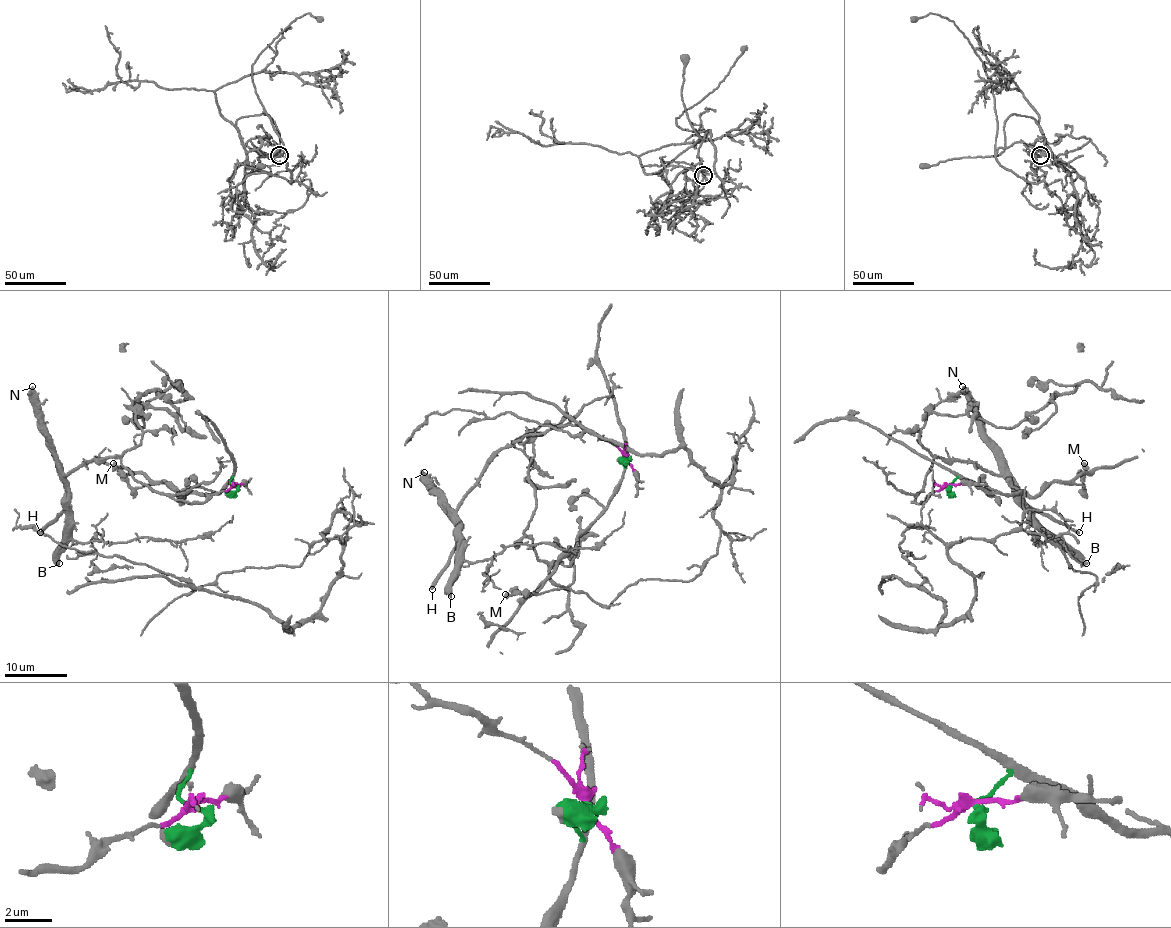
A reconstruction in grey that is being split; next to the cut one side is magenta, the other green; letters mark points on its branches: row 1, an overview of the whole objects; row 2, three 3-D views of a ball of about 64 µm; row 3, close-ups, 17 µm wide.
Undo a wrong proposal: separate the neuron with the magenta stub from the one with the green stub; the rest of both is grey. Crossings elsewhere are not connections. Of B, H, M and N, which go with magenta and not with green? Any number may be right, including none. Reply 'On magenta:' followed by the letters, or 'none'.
On magenta: B, H, N

